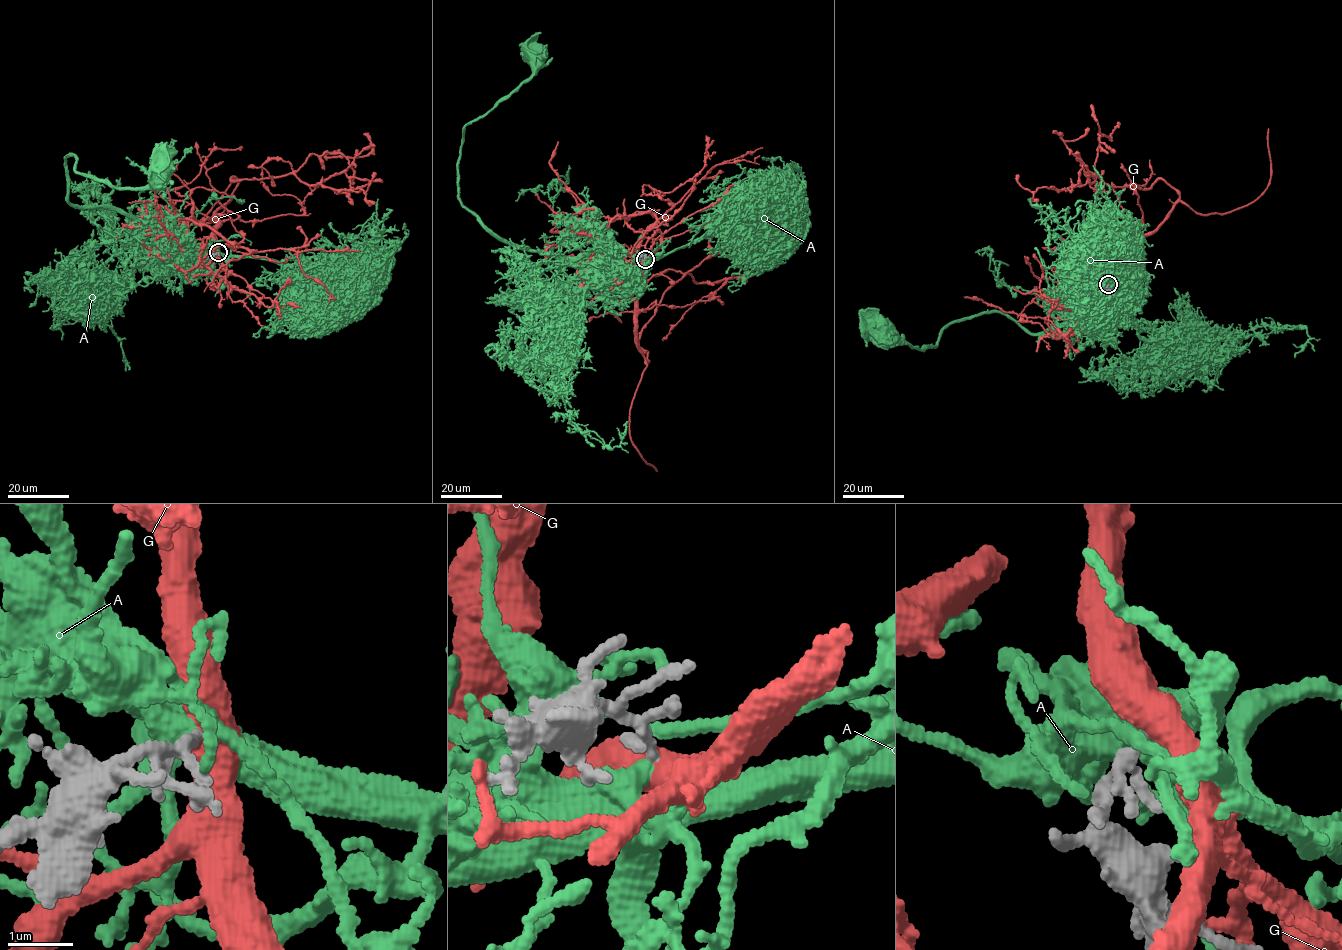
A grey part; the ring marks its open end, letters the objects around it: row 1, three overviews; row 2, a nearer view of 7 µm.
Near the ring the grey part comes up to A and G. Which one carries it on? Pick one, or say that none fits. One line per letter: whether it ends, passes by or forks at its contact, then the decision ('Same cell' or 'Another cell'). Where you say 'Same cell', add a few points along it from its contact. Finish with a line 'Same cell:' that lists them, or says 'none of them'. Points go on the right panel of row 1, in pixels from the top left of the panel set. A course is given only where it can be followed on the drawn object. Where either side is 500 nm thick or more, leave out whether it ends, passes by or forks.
A: It forks there. Same cell. Its course: (1108, 284), (1034, 333), (998, 312), (982, 311), (958, 319), (935, 345), (921, 350), (881, 329)
G: Another cell
Same cell: A

